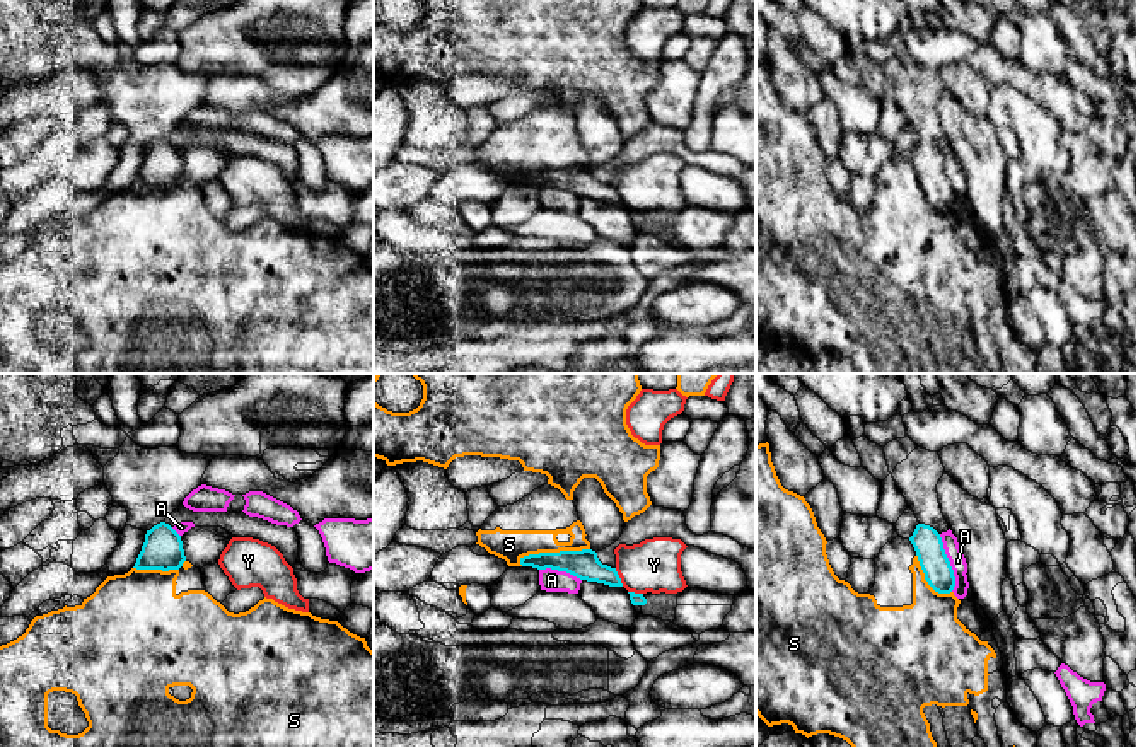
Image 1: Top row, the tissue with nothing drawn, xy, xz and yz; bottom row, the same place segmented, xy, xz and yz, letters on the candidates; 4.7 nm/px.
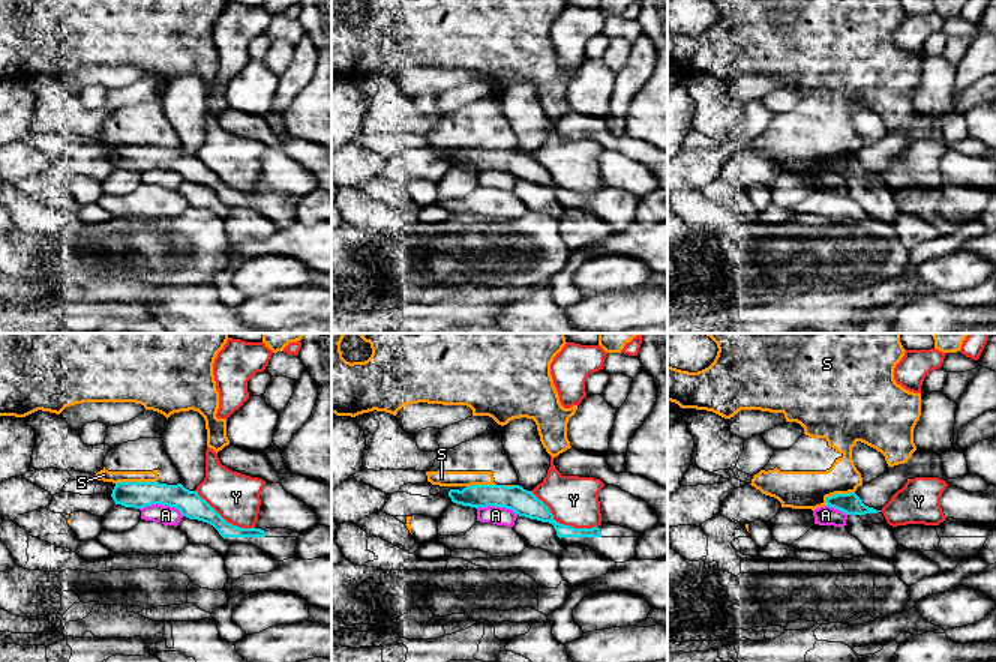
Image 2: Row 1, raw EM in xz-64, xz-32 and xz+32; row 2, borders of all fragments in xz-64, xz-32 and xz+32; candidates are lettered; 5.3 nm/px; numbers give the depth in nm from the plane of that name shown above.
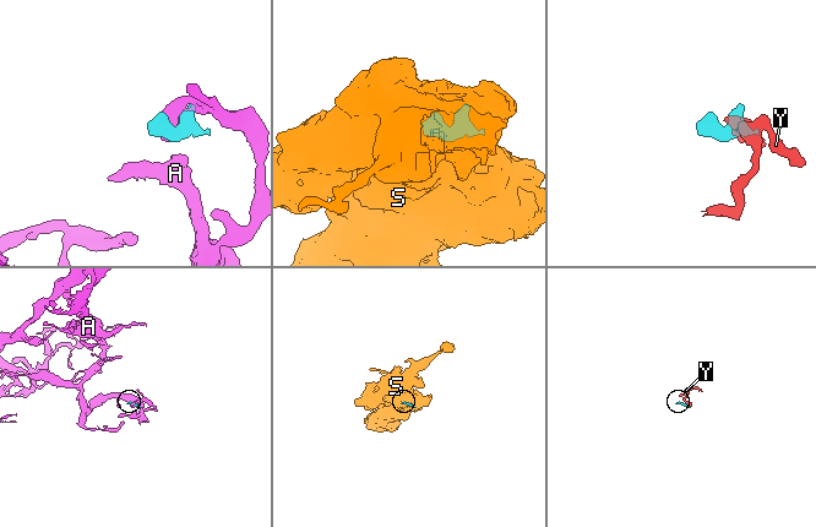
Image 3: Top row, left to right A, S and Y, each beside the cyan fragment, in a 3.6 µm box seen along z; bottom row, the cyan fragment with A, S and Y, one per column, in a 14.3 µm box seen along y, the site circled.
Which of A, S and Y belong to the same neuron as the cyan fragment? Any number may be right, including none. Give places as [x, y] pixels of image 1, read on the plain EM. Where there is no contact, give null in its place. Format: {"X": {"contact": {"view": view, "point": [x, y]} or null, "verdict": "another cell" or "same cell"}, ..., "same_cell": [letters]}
{"A": {"contact": {"view": "yz", "point": [949, 181]}, "verdict": "another cell"}, "S": {"contact": {"view": "xz", "point": [553, 171]}, "verdict": "same cell"}, "Y": {"contact": {"view": "xz", "point": [618, 195]}, "verdict": "another cell"}, "same_cell": ["S"]}

